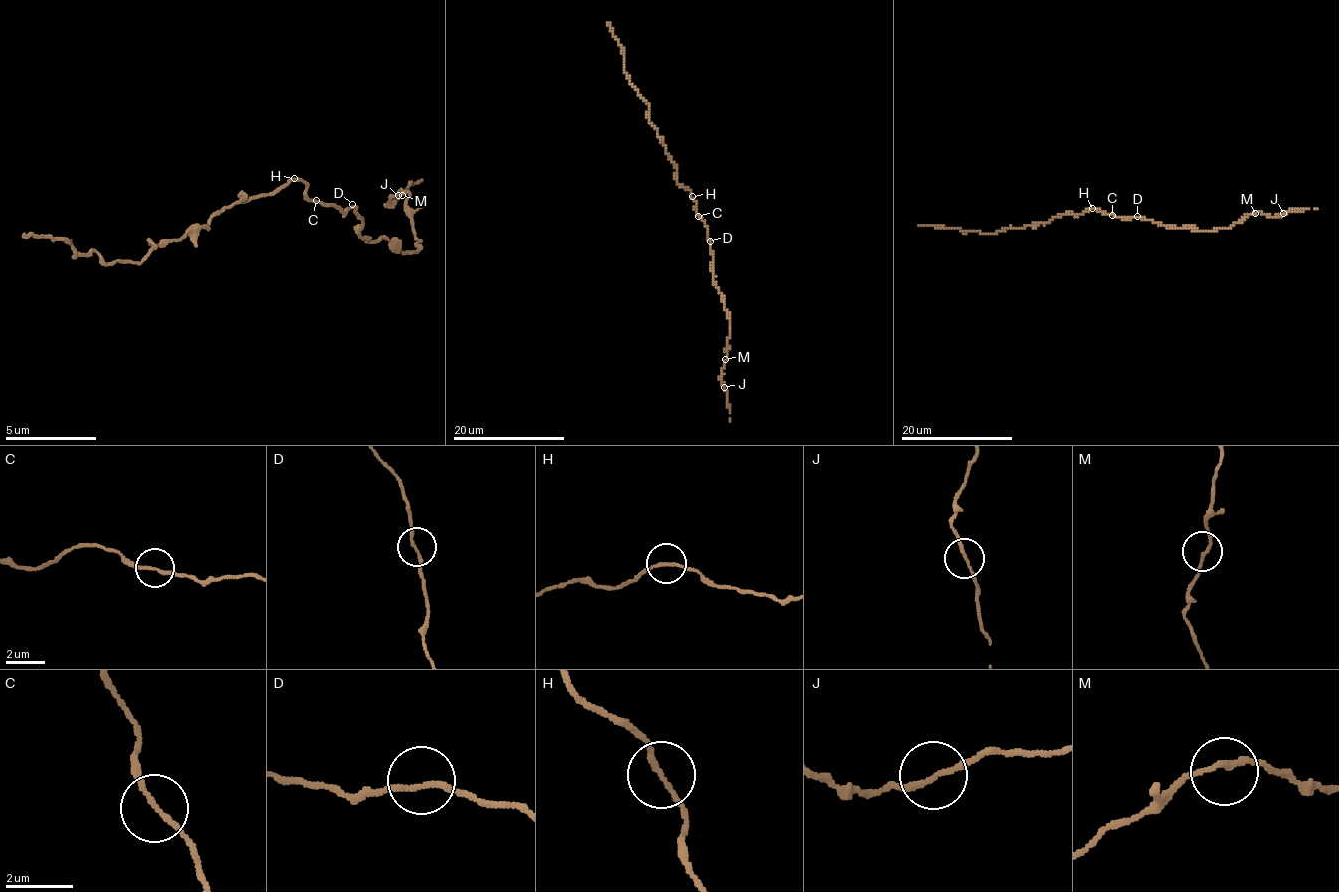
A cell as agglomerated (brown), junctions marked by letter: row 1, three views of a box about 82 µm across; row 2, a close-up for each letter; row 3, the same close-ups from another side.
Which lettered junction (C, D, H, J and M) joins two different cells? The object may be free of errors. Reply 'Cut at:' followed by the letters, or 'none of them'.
Cut at: none of them

